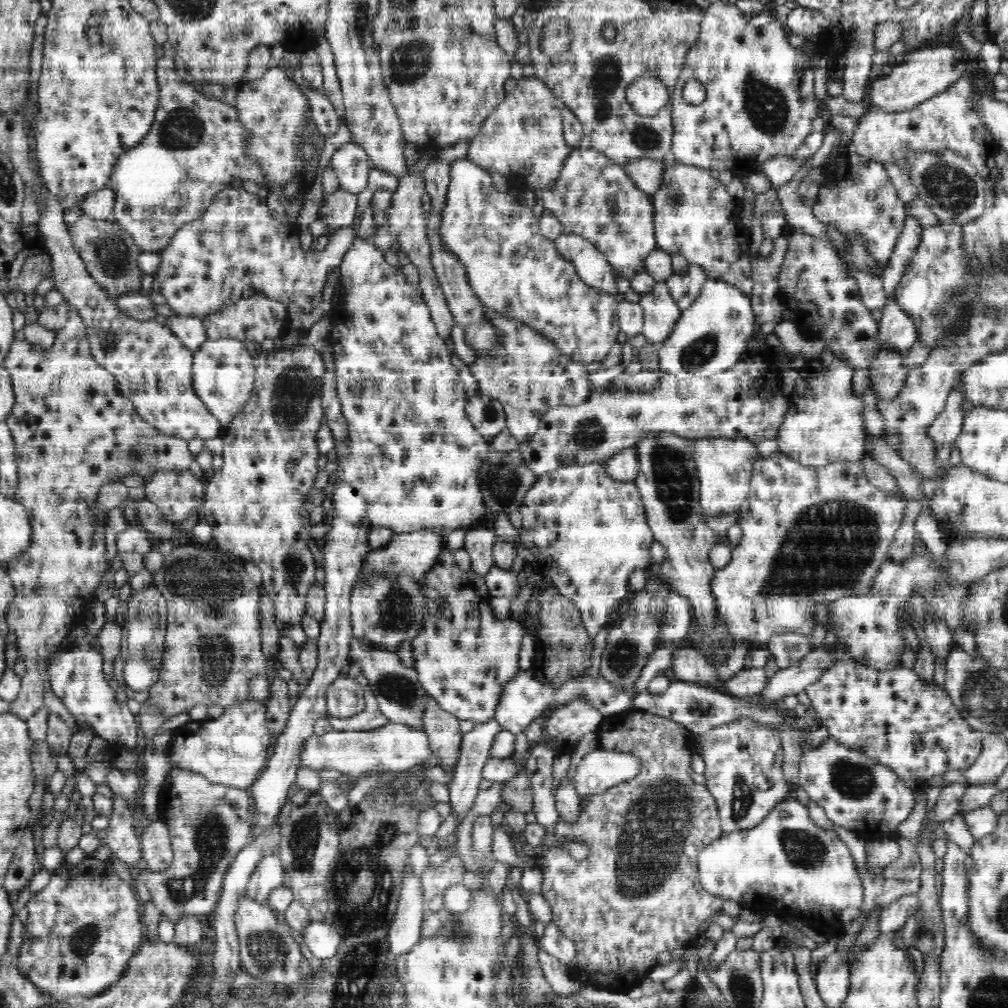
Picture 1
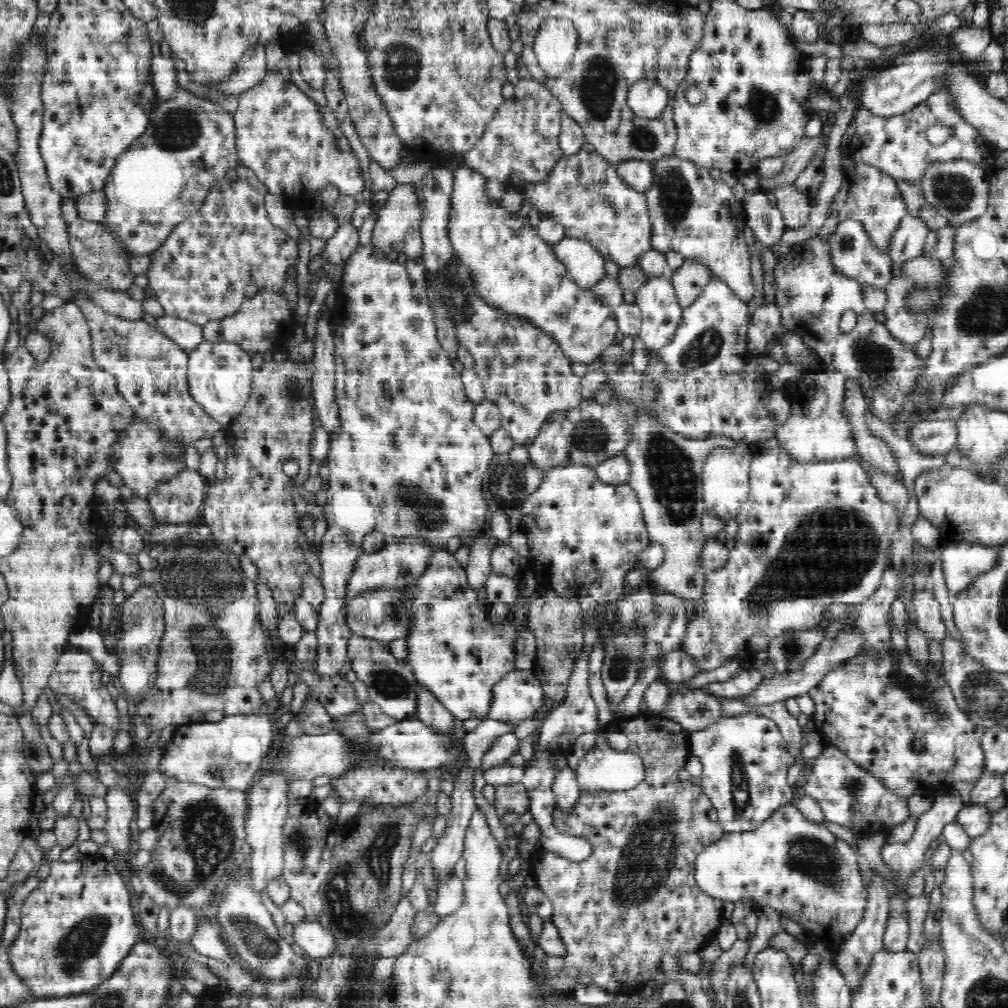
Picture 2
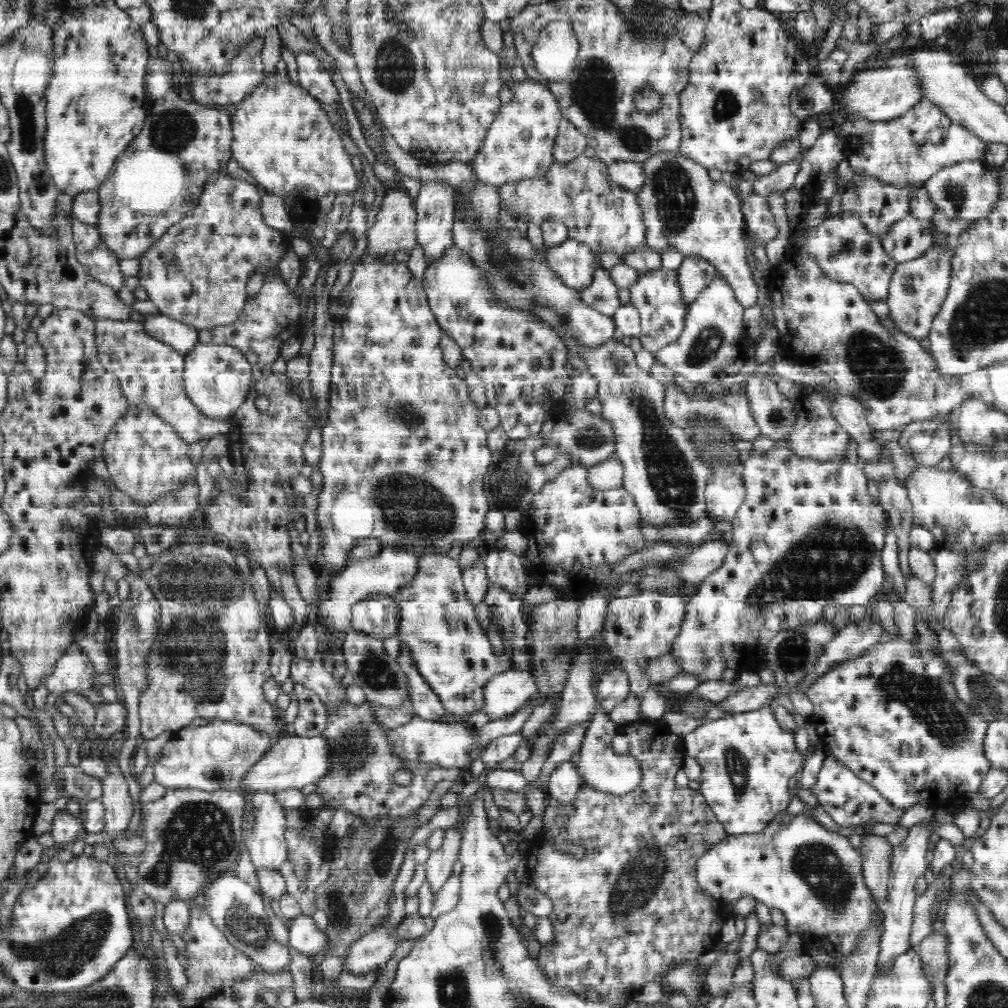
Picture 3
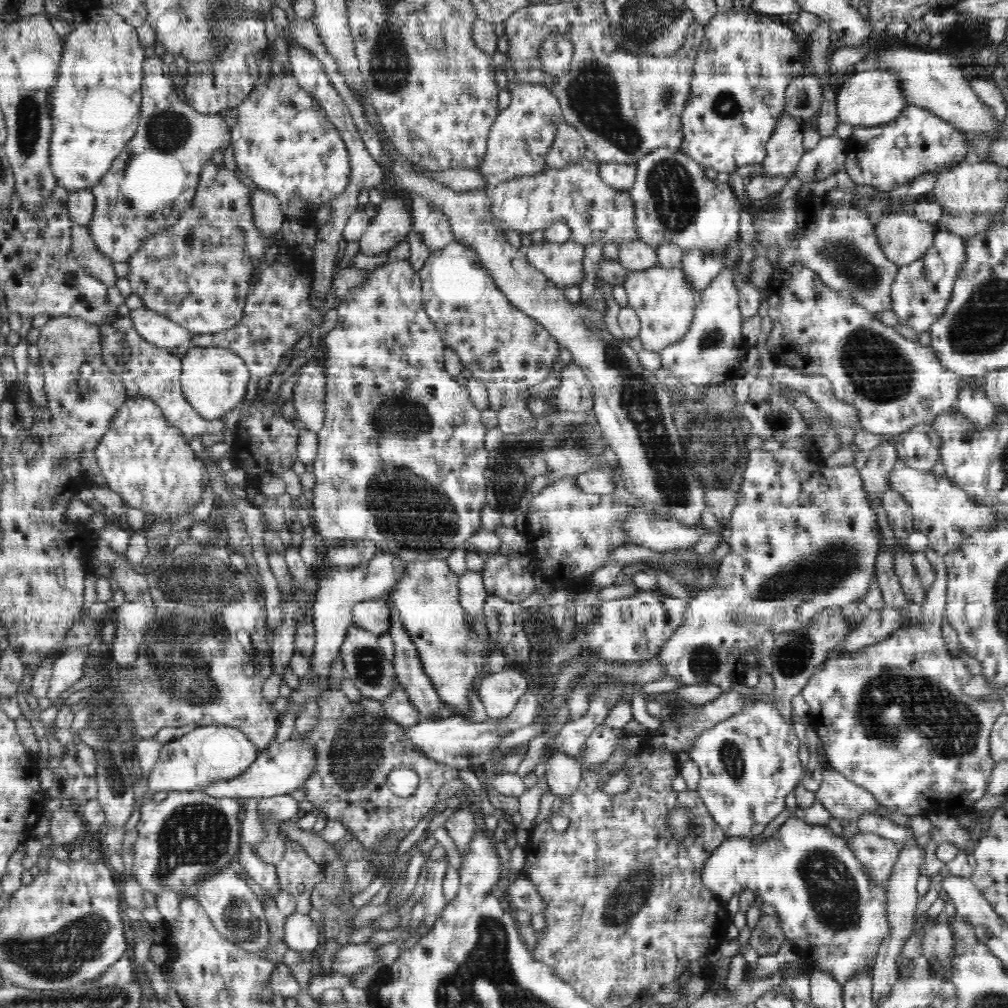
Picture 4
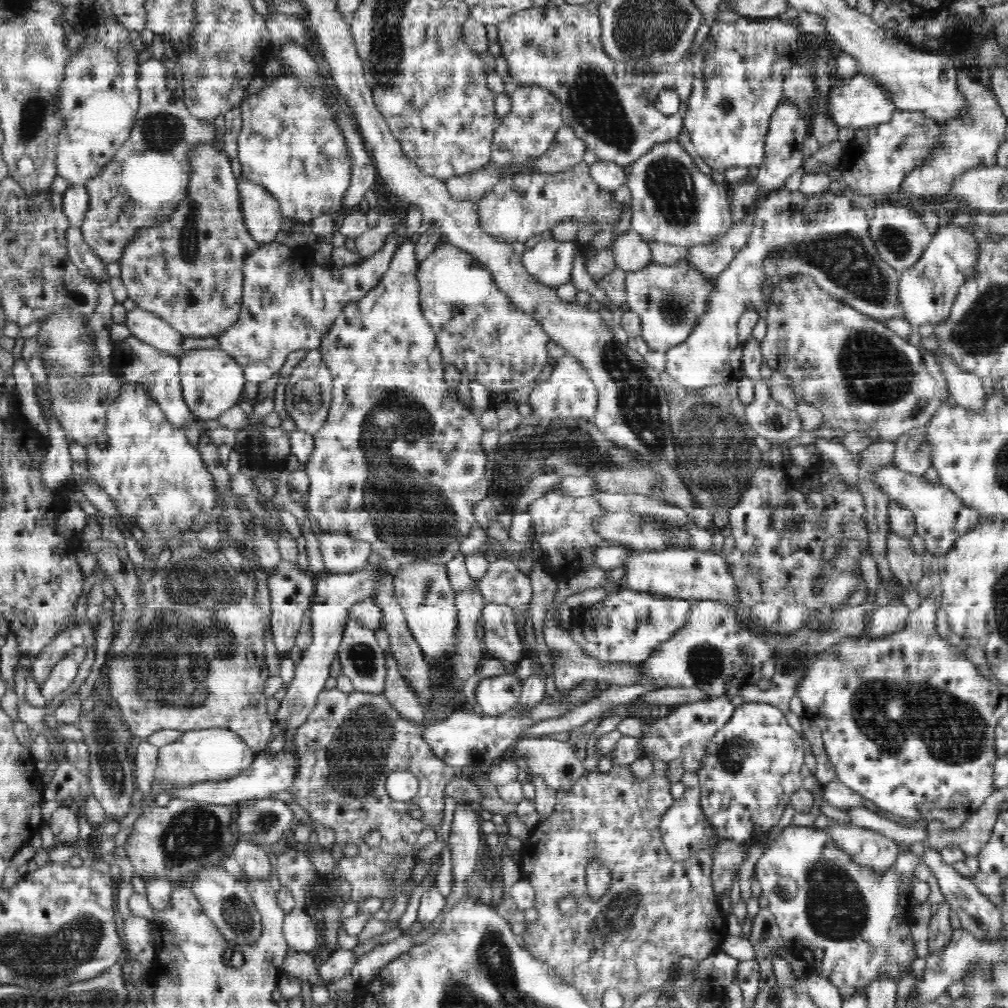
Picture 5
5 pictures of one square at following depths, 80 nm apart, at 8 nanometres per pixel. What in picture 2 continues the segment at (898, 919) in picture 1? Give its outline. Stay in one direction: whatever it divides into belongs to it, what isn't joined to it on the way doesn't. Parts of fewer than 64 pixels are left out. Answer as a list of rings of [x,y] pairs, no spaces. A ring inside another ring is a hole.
[[[927,894],[912,897],[905,907],[909,922],[909,939],[906,950],[918,954],[921,946],[926,943],[924,935],[924,920],[929,914],[931,898]]]

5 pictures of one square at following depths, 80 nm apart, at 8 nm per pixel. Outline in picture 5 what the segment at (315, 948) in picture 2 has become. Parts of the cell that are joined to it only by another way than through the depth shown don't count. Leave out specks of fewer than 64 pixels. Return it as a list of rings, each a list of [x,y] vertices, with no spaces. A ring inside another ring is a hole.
[[[294,909],[286,914],[283,935],[288,946],[298,952],[311,953],[318,944],[316,922],[304,910]]]

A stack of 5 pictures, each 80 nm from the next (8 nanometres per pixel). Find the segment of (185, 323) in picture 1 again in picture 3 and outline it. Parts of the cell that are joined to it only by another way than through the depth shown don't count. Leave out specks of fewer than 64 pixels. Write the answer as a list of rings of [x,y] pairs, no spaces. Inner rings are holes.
[[[164,314],[144,316],[141,323],[152,338],[165,342],[183,356],[199,342],[198,329]]]

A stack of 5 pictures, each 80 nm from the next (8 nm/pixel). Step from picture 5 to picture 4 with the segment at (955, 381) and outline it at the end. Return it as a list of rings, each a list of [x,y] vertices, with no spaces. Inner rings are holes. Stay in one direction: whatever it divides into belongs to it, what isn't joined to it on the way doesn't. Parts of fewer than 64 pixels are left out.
[[[968,377],[968,385],[960,388],[960,398],[953,404],[953,412],[960,412],[977,428],[992,428],[998,420],[998,407],[995,406],[983,390],[974,388],[977,378]]]

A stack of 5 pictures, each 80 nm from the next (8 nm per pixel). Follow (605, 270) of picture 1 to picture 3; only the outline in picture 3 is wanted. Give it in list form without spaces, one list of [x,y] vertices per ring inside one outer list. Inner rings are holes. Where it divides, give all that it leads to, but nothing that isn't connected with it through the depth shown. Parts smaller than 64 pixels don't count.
[[[568,239],[559,245],[546,246],[543,250],[543,260],[570,288],[582,290],[593,279],[594,261],[599,261],[599,254],[587,244],[574,239]]]

